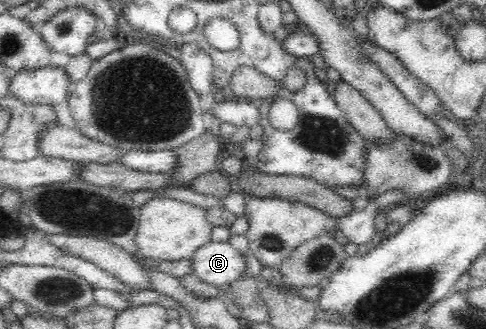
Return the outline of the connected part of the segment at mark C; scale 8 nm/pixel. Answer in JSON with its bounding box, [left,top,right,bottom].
[189,242,246,288]

